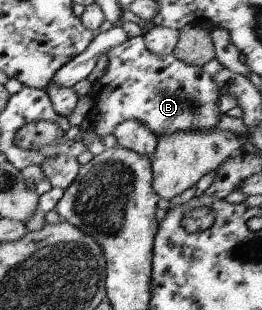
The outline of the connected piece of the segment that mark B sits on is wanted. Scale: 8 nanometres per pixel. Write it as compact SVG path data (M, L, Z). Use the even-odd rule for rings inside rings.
M141 36L132 37L106 53L106 69L96 80L93 91L98 111L92 125L98 138L112 135L114 127L126 119L140 121L156 138L179 130L207 131L216 127L220 96L211 76L199 66L180 62L173 54L165 57L152 54L143 42Z

